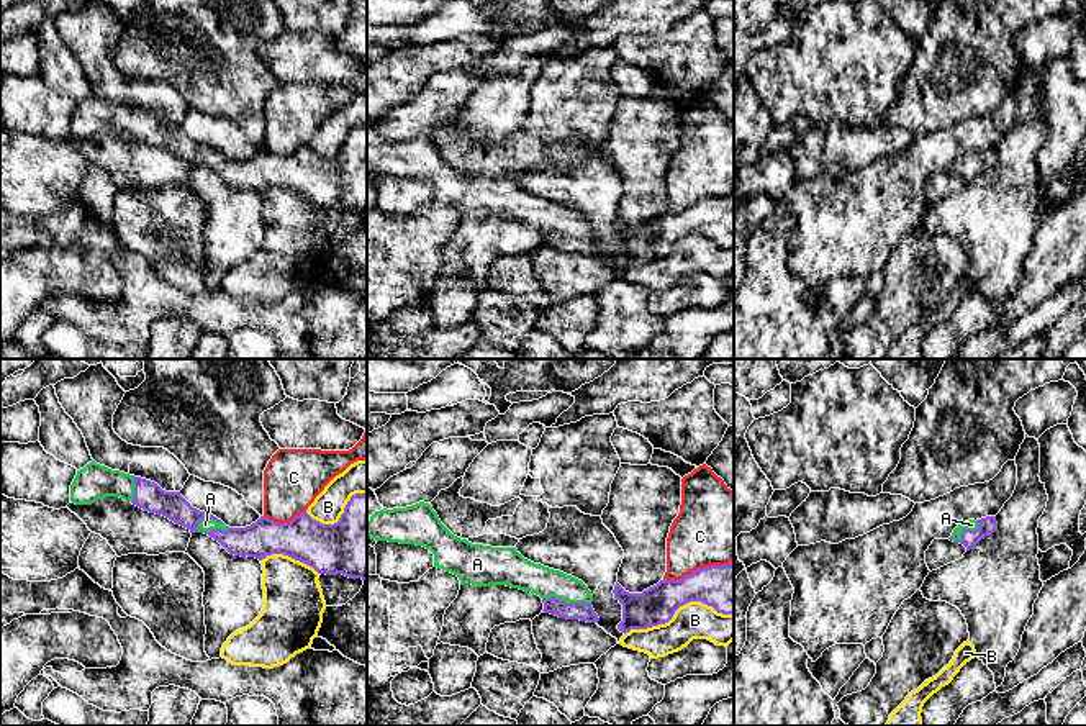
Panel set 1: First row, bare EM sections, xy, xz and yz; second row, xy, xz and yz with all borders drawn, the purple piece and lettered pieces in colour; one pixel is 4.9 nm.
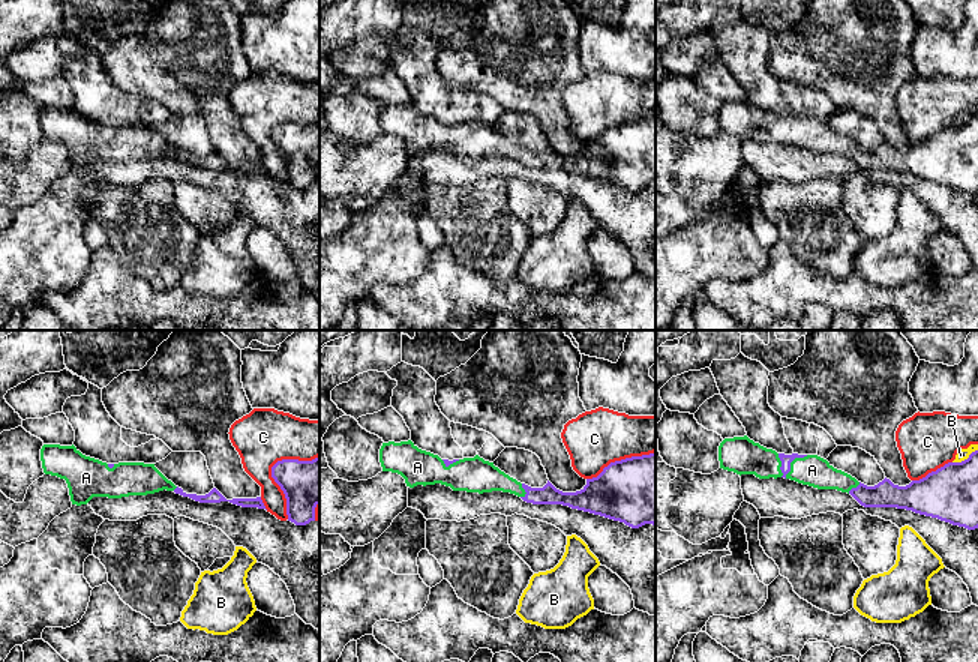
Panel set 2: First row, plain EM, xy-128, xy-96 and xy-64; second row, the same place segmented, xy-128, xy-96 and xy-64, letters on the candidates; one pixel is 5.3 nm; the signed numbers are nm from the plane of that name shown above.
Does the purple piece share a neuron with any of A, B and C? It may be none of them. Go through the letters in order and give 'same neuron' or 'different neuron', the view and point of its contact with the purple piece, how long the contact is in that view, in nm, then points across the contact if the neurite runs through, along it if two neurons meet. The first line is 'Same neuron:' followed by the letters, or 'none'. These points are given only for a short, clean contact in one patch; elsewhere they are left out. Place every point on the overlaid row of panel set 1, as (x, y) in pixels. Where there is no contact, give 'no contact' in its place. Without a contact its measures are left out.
Same neuron: A
A: same neuron | xy (212, 530) | 170 nm
B: different neuron | xz (677, 608) | 550 nm
C: different neuron | xz (698, 569) | 360 nm

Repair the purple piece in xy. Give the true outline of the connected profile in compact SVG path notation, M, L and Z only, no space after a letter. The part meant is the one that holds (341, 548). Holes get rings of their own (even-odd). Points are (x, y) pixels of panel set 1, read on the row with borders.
M92 461L77 470L70 501L92 505L105 497L120 497L144 511L169 518L190 533L205 533L234 556L262 560L283 554L318 574L367 580L367 493L352 495L334 524L323 524L303 511L290 523L260 516L251 526L229 528L216 516L193 508L180 492L165 492L151 480Z

